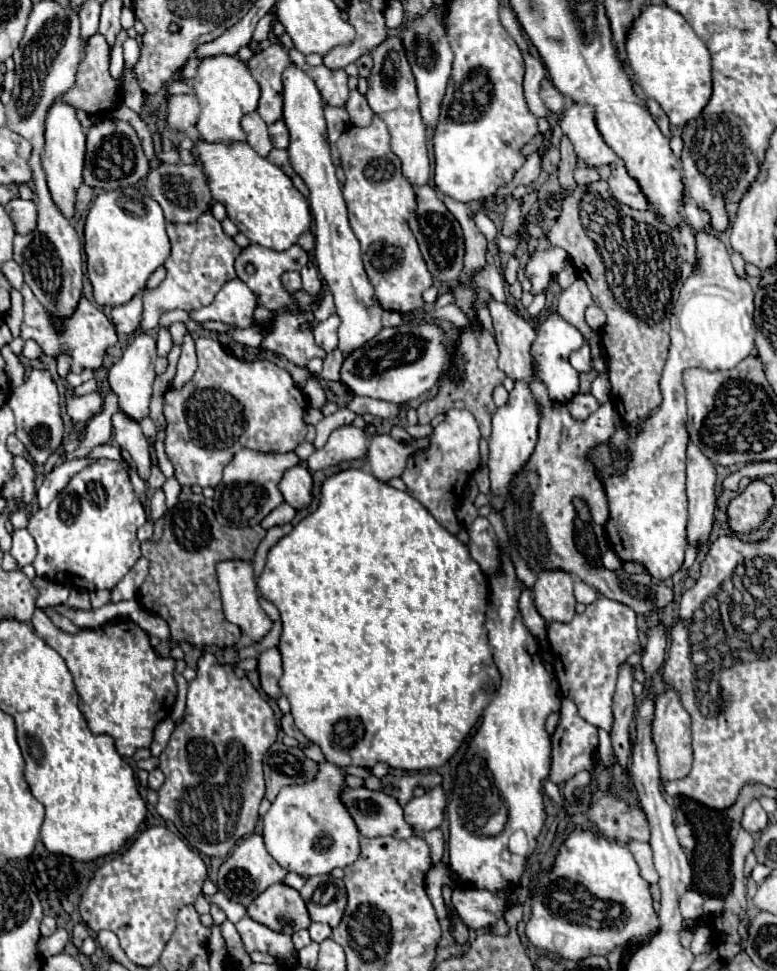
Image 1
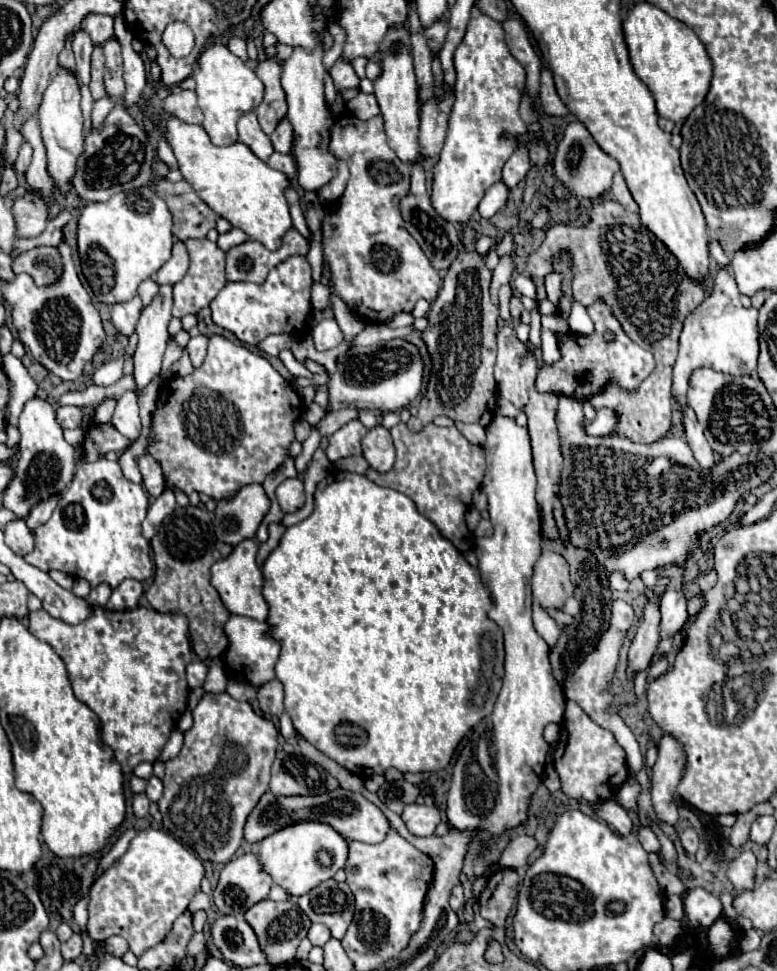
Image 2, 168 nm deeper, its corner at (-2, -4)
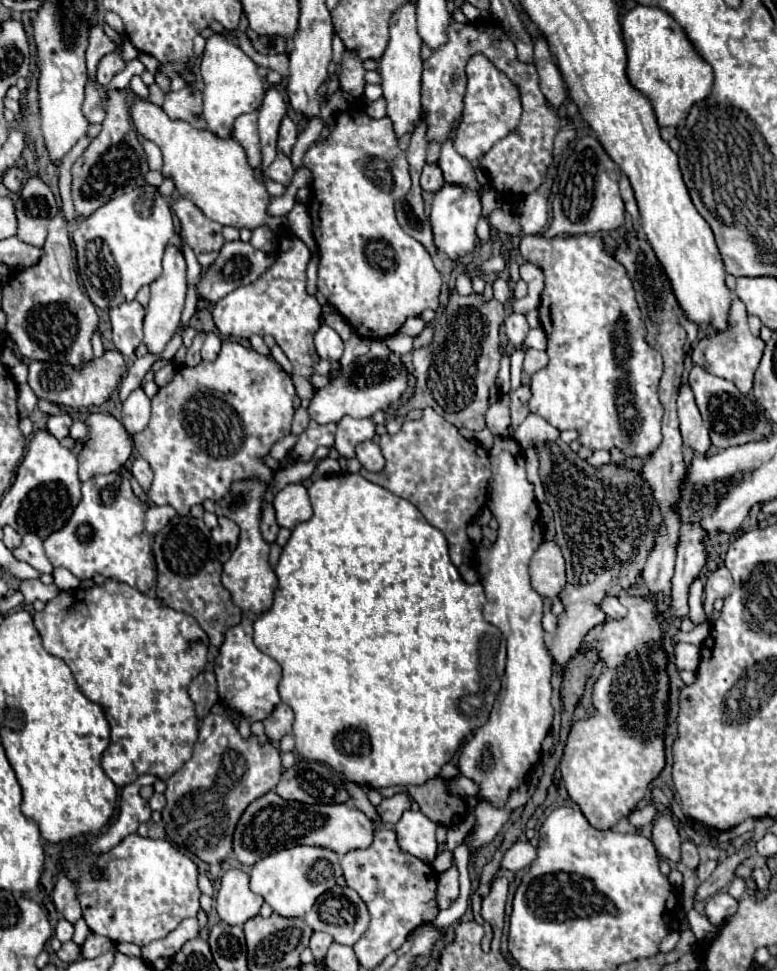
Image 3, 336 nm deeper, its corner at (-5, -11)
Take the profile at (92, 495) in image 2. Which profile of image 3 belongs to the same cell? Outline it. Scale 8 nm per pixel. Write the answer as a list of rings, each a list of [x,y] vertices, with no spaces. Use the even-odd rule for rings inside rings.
[[[118,473],[92,477],[82,483],[82,499],[70,521],[44,539],[46,557],[54,567],[68,569],[80,581],[104,575],[106,579],[128,583],[140,593],[148,593],[156,585],[156,569],[152,543],[144,531],[144,513],[144,505],[132,493],[126,477]]]

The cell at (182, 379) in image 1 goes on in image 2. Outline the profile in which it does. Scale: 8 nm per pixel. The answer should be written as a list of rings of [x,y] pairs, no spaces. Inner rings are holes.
[[[199,334],[197,338],[191,338],[191,340],[189,340],[187,352],[189,352],[191,362],[193,362],[195,368],[203,362],[203,358],[205,358],[205,354],[207,354],[207,344],[209,344],[209,338],[207,338],[205,334]]]

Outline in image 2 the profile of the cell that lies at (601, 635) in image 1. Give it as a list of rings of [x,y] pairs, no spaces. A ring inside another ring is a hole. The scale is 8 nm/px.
[[[615,600],[613,606],[611,606],[611,622],[609,622],[607,632],[601,636],[601,640],[595,646],[595,650],[591,654],[587,654],[587,658],[575,668],[575,672],[565,682],[565,698],[577,702],[591,716],[593,722],[597,722],[603,728],[609,728],[615,734],[617,742],[627,752],[627,764],[629,764],[629,768],[633,770],[633,774],[637,774],[643,768],[645,760],[641,756],[641,750],[639,750],[639,744],[637,744],[633,732],[627,728],[627,724],[617,714],[611,714],[611,710],[609,710],[611,706],[609,704],[611,704],[613,696],[607,690],[607,684],[609,684],[609,680],[613,676],[613,670],[617,666],[617,660],[619,660],[621,642],[625,640],[625,634],[631,628],[631,624],[633,624],[633,608],[627,602],[623,602],[623,600]]]

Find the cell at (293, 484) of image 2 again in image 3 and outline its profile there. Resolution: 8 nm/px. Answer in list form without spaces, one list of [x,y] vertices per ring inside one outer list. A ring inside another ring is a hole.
[[[286,485],[282,491],[278,491],[274,497],[274,509],[278,525],[288,529],[312,517],[312,505],[304,485]]]

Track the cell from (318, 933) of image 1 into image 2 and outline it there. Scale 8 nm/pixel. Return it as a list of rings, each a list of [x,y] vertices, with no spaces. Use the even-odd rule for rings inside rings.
[[[313,924],[309,928],[309,940],[313,946],[323,946],[329,938],[331,938],[331,934],[329,934],[327,926],[323,926],[323,924]]]

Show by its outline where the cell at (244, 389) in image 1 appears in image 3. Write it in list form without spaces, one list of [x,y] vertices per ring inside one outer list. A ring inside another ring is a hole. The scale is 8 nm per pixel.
[[[222,341],[222,351],[220,355],[216,357],[216,361],[202,361],[200,365],[196,367],[180,367],[174,375],[174,379],[160,387],[158,393],[152,397],[152,417],[150,417],[150,423],[144,431],[132,435],[134,439],[134,447],[136,451],[150,463],[152,471],[154,471],[154,481],[152,481],[152,489],[148,491],[148,499],[156,505],[172,505],[180,515],[190,515],[190,507],[192,505],[198,505],[206,499],[210,501],[220,501],[228,491],[230,491],[230,485],[234,481],[244,481],[244,479],[260,479],[262,483],[268,483],[274,475],[274,471],[264,463],[264,457],[270,455],[270,449],[274,443],[278,443],[280,439],[284,439],[286,435],[290,435],[290,425],[292,425],[292,415],[294,415],[294,407],[292,407],[292,399],[296,395],[296,389],[294,389],[294,383],[290,379],[290,375],[286,375],[276,363],[272,363],[268,357],[252,351],[252,349],[246,349],[242,347],[240,343],[236,341]]]

